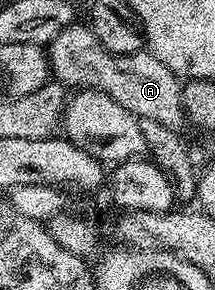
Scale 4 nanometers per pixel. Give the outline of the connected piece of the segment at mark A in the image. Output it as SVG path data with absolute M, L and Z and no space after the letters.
M74 23L53 36L47 54L50 74L64 86L95 89L115 99L138 119L155 119L155 123L178 131L186 128L182 82L153 53L112 53L99 43L88 24Z

